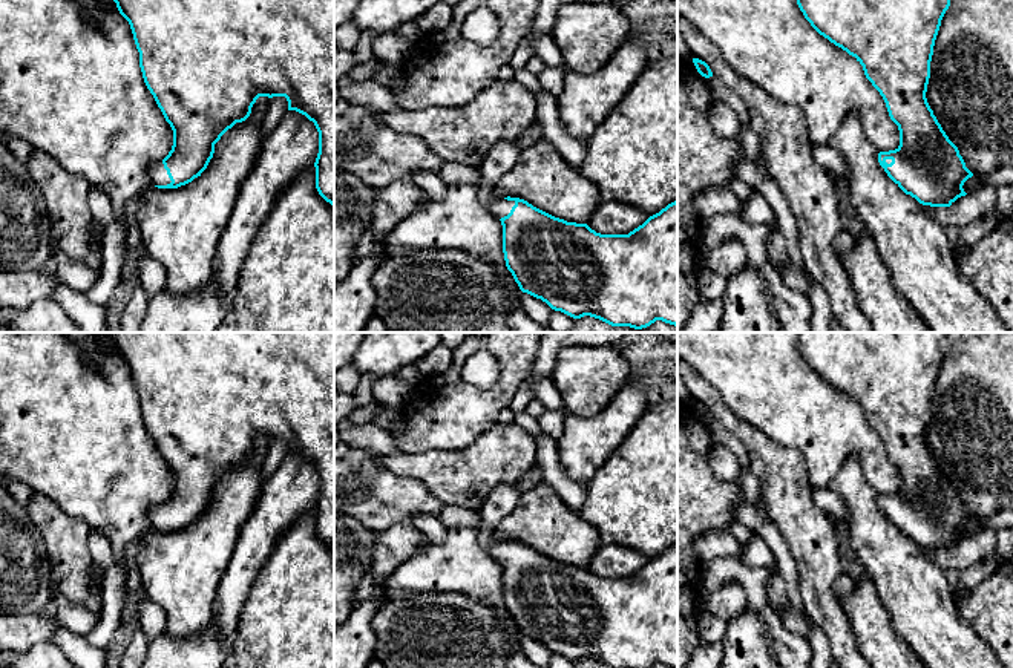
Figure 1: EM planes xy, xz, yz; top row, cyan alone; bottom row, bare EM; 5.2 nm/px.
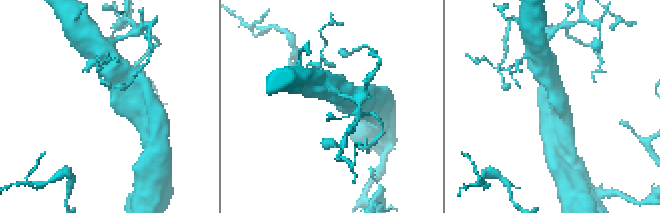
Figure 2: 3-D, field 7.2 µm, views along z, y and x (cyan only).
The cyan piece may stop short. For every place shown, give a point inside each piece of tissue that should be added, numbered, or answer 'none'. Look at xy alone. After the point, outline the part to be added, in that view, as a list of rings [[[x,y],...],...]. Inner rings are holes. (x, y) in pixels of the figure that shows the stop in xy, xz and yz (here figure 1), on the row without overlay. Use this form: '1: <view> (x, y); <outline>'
1: xy (158, 518); [[[153,504],[149,509],[147,518],[153,529],[167,529],[172,526],[162,504]]]

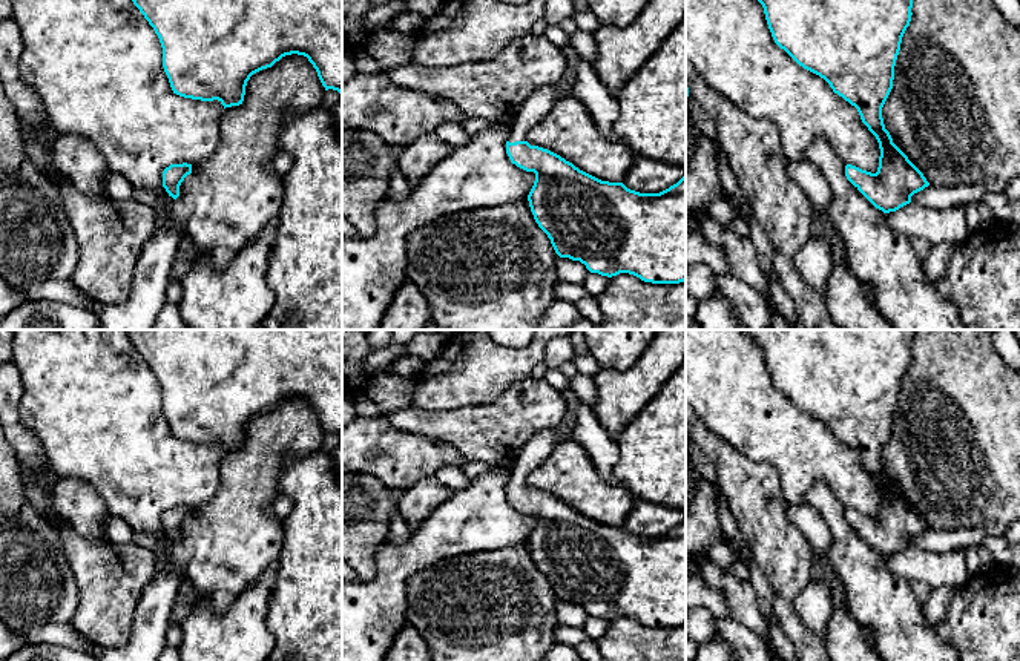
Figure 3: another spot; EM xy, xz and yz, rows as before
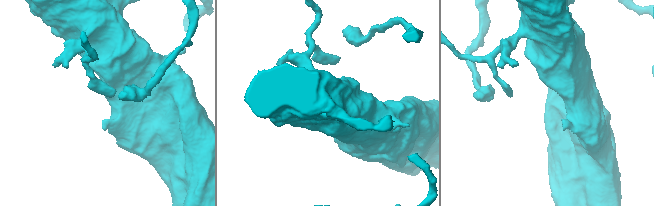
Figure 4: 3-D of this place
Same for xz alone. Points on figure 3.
1: xz (540, 447); [[[557,428],[537,432],[511,462],[511,474],[506,485],[526,485],[529,474],[548,460],[558,440]]]

